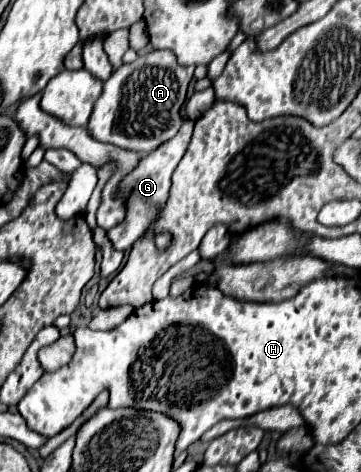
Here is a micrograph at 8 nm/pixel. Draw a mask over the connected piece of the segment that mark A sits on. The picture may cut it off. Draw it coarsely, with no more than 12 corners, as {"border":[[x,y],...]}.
{"border":[[150,51],[104,83],[90,135],[154,151],[186,121],[194,67]]}

